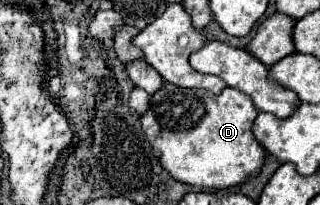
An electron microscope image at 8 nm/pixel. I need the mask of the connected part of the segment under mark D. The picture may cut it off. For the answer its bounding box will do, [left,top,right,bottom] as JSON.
[141,83,265,189]

